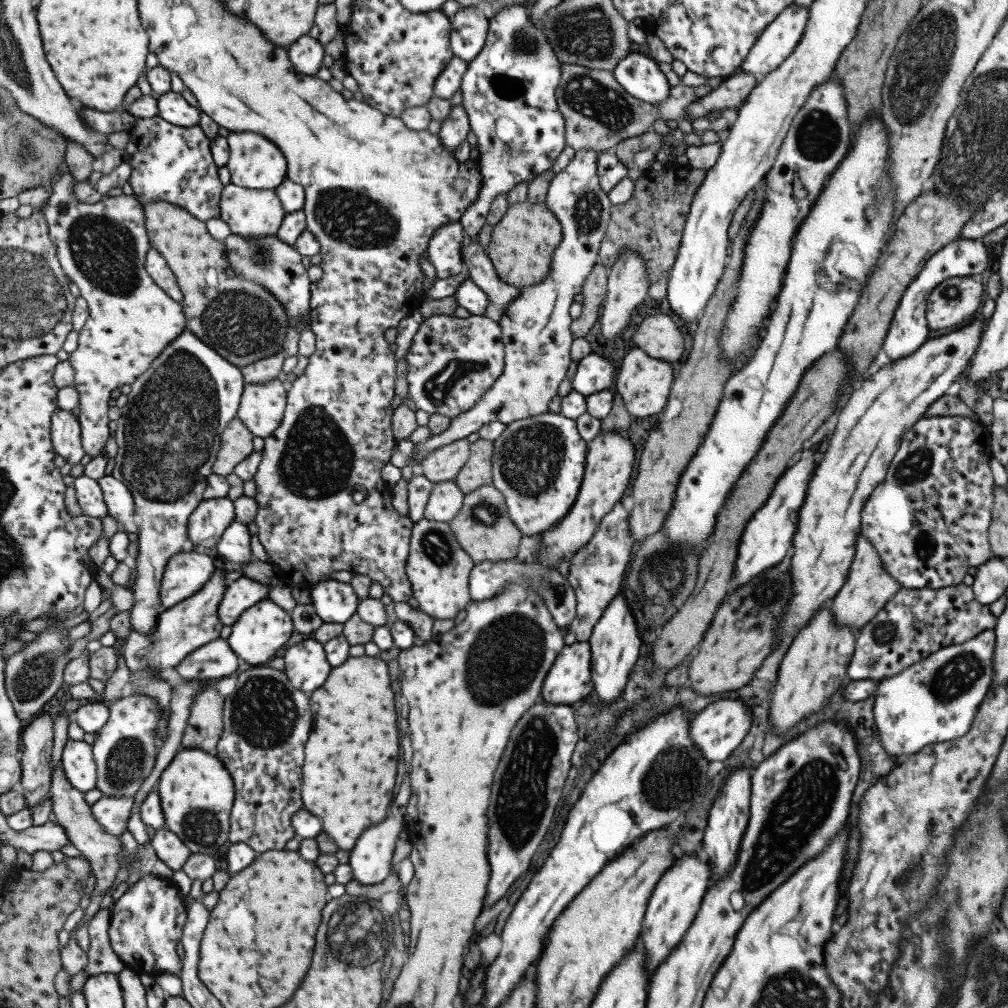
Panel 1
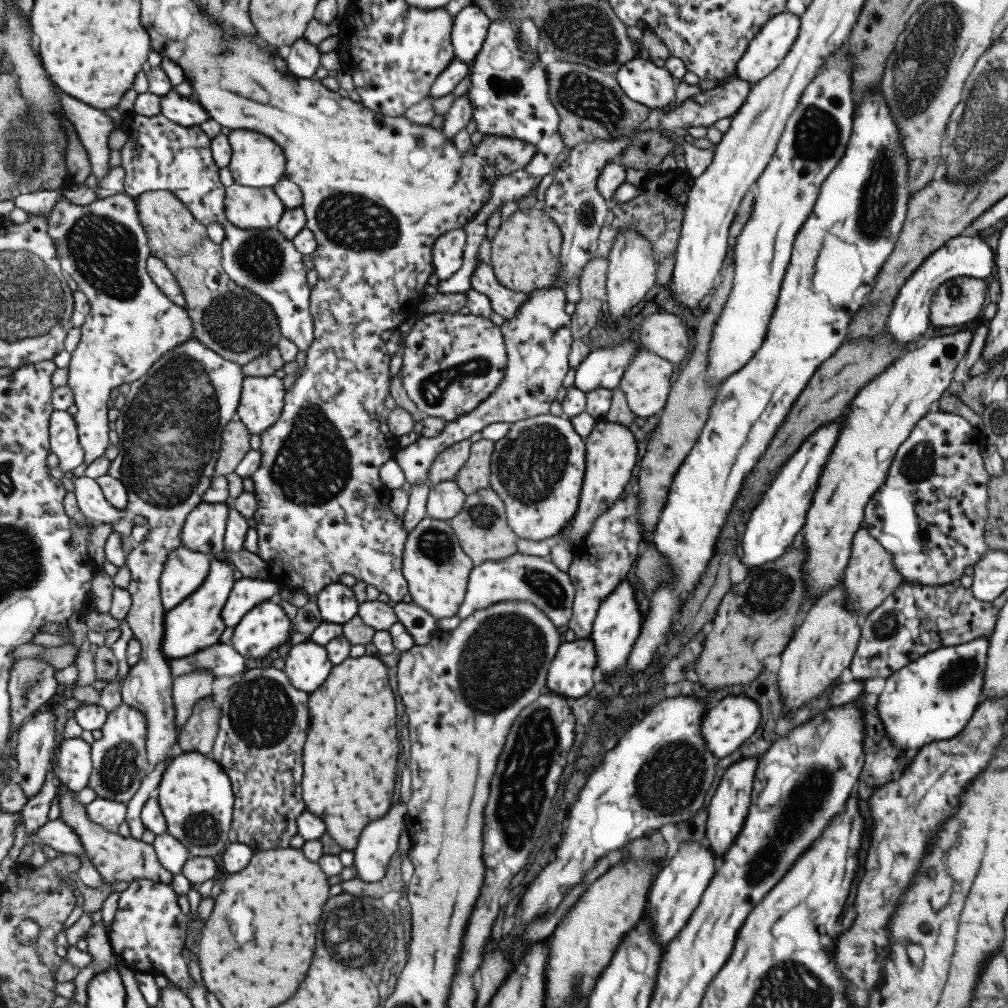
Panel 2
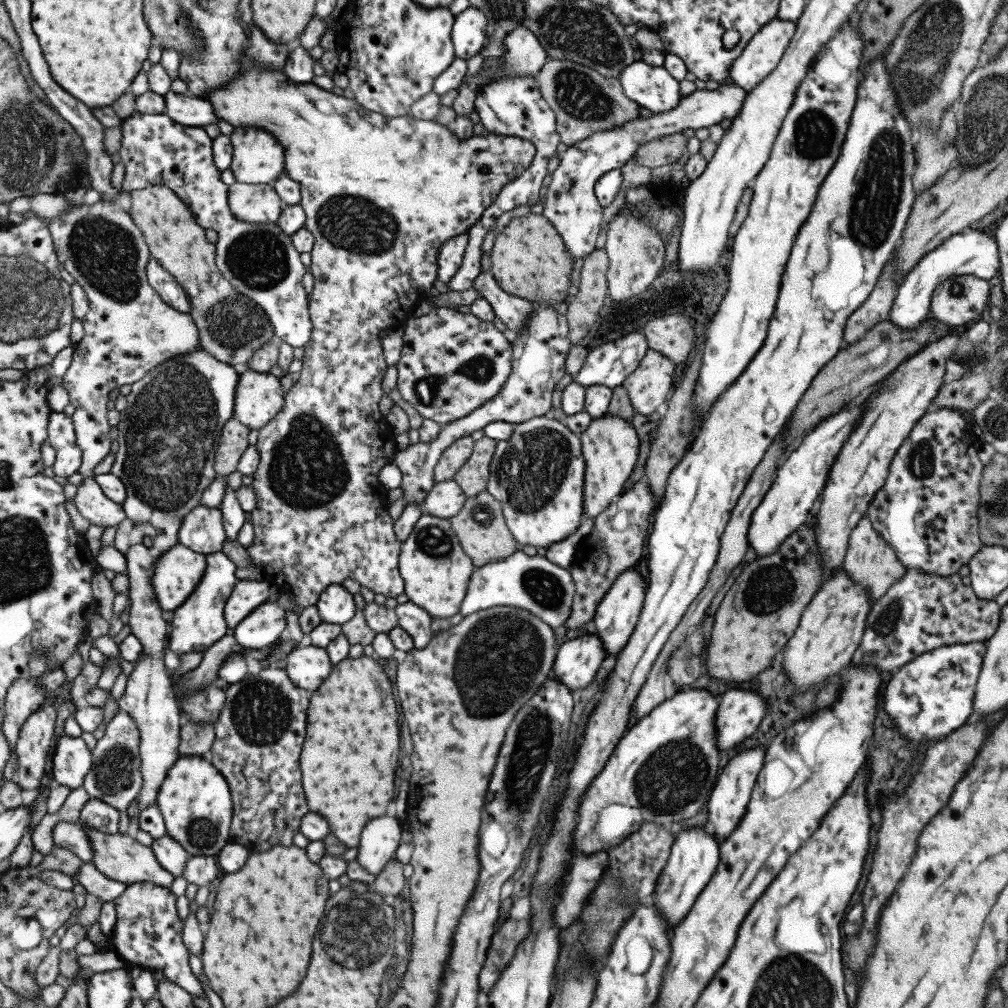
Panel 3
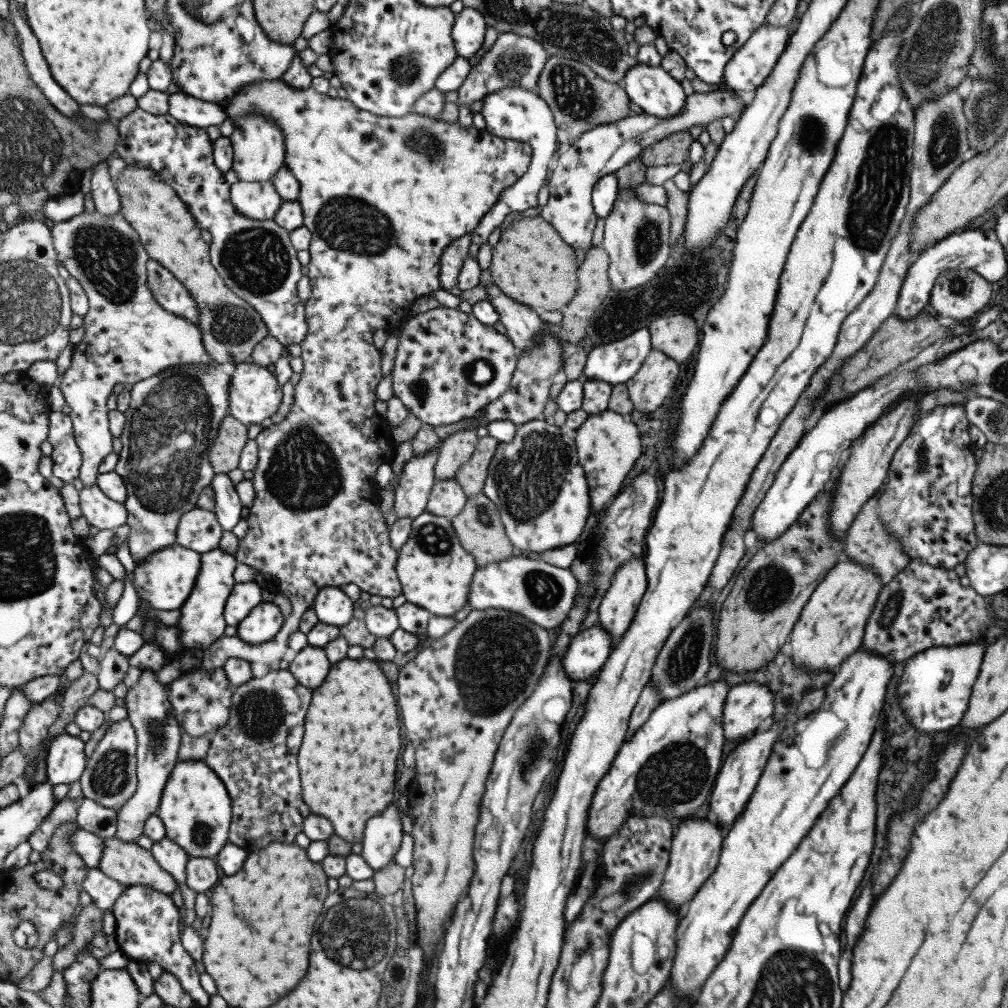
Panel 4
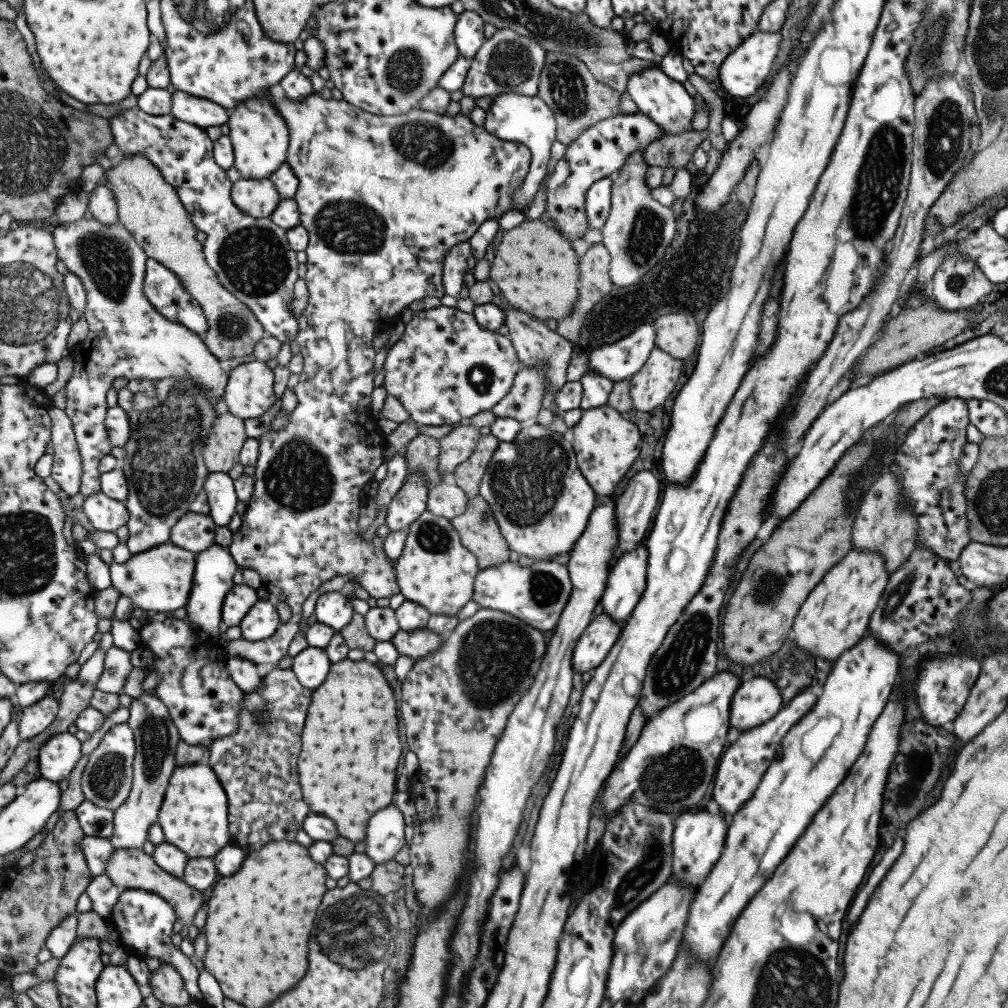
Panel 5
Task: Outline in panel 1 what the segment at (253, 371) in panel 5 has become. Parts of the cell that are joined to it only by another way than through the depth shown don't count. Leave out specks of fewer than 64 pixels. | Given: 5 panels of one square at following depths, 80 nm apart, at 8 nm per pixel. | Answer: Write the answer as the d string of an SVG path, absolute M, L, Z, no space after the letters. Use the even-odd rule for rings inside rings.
M278 379L246 384L238 418L256 437L266 439L283 422L288 405L288 391L286 382Z

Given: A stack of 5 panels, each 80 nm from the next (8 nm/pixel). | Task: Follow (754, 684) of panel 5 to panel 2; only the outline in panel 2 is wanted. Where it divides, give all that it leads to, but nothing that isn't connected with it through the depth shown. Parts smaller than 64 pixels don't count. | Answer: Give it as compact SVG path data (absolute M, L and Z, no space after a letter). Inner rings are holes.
M729 695L706 710L701 721L701 736L717 760L727 755L735 755L736 748L747 740L757 728L760 712L757 703L748 696Z

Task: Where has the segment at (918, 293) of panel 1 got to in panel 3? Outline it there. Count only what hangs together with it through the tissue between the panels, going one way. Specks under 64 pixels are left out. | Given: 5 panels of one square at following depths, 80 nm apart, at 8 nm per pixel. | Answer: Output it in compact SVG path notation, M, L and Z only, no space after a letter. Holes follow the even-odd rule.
M970 229L951 235L938 247L926 252L915 263L914 268L904 274L897 285L896 297L891 304L887 320L906 331L911 330L925 320L930 310L932 290L948 276L970 274L987 281L993 276L998 276L999 272L1000 262L994 237Z

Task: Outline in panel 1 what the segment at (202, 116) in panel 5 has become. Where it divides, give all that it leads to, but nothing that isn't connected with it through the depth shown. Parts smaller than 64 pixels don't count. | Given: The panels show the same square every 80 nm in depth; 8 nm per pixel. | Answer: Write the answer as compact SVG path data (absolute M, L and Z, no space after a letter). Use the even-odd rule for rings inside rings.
M172 91L158 99L160 115L175 127L197 127L202 110L191 106L180 93Z

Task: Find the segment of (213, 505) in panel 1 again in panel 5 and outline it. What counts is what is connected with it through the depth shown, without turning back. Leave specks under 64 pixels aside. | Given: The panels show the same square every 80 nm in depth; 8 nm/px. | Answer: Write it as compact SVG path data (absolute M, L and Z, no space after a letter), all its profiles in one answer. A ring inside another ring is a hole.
M192 512L183 516L173 528L171 543L195 554L217 545L219 526L211 514Z

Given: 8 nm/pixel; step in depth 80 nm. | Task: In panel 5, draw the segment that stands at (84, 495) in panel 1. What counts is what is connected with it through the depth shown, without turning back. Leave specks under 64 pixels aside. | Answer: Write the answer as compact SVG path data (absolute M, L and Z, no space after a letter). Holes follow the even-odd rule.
M103 491L85 497L82 510L97 531L115 532L129 524L130 512L126 501L115 500Z

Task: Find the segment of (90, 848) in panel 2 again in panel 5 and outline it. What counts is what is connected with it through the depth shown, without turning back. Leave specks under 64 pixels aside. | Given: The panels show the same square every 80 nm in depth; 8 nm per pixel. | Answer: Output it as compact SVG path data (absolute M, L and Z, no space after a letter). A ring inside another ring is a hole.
M116 848L114 855L110 858L106 868L106 874L117 885L125 889L141 888L151 892L159 893L177 913L178 920L185 925L193 924L195 914L204 906L205 896L199 889L193 888L187 881L167 872L161 868L154 859L153 855L143 852L141 848Z

